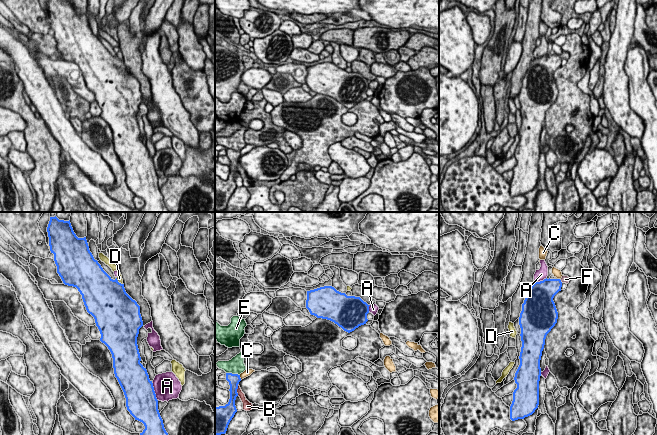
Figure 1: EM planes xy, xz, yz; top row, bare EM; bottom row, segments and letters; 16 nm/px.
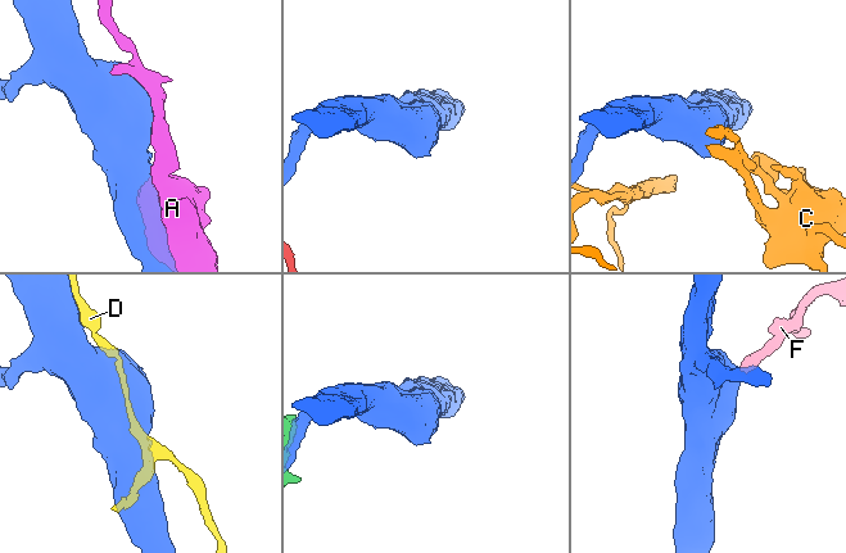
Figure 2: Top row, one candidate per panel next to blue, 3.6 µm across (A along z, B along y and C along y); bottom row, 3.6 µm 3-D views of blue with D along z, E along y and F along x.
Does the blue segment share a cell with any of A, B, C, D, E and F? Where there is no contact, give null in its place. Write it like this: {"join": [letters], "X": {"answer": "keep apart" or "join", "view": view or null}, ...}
{"join": ["F"], "A": {"answer": "keep apart", "view": "xy"}, "B": {"answer": "keep apart", "view": "xz"}, "C": {"answer": "keep apart", "view": "xz"}, "D": {"answer": "keep apart", "view": "xy"}, "E": {"answer": "keep apart", "view": "xz"}, "F": {"answer": "join", "view": "yz"}}

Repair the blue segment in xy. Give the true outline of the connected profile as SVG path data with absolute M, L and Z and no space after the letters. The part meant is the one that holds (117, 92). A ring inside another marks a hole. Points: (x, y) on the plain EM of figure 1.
M48 0L47 8L57 49L65 61L76 63L82 71L86 86L94 93L100 107L100 117L112 130L114 150L124 168L127 186L145 202L140 211L169 212L158 186L153 159L140 139L137 121L139 105L143 102L140 82L126 69L124 60L119 59L117 54L113 56L103 46L90 28L86 13L78 14L71 0Z

